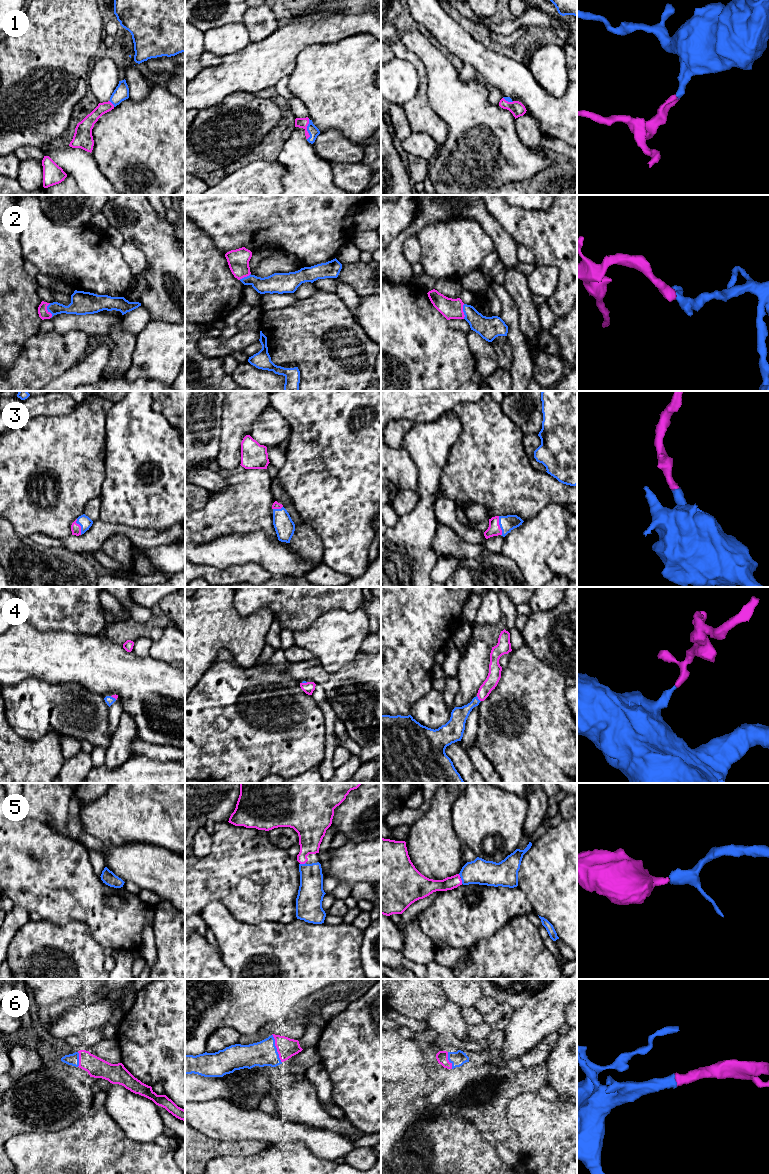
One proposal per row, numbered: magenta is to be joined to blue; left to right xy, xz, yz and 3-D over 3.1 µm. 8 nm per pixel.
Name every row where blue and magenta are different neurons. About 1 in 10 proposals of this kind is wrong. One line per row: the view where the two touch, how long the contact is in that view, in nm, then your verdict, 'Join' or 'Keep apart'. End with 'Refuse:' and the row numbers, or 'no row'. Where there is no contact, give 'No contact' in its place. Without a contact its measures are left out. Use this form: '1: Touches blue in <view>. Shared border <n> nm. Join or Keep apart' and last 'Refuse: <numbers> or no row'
1: Touches blue in xz. Shared border 170 nm. Join
2: Touches blue in xy. Shared border 120 nm. Join
3: Touches blue in yz. Shared border 160 nm. Join
4: Touches blue in yz. Shared border 60 nm. Join
5: Touches blue in xz. Shared border 50 nm. Join
6: Touches blue in xz. Shared border 240 nm. Join
Refuse: no row

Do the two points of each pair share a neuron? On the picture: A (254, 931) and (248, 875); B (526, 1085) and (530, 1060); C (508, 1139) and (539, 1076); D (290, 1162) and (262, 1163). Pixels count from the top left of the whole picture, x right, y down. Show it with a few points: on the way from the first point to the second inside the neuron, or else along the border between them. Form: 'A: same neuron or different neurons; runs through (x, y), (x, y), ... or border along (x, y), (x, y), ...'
A: different neurons; border along (232, 914), (238, 920), (247, 923), (276, 922)
B: different neurons; border along (545, 1061), (531, 1067), (522, 1068)
C: same neuron; runs through (499, 1120), (499, 1102), (520, 1081)
D: same neuron; runs through (283, 1163), (269, 1163)

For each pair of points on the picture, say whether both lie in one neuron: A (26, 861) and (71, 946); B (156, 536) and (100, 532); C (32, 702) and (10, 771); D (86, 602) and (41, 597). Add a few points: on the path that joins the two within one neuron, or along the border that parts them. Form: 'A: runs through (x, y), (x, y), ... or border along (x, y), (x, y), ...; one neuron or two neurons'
A: border along (42, 918), (57, 924), (72, 921), (83, 923); two neurons
B: runs through (142, 536), (137, 536), (125, 530), (114, 530); one neuron
C: border along (10, 724), (26, 739), (38, 739), (44, 735); two neurons
D: runs through (75, 602), (71, 602), (66, 597), (52, 597); one neuron

